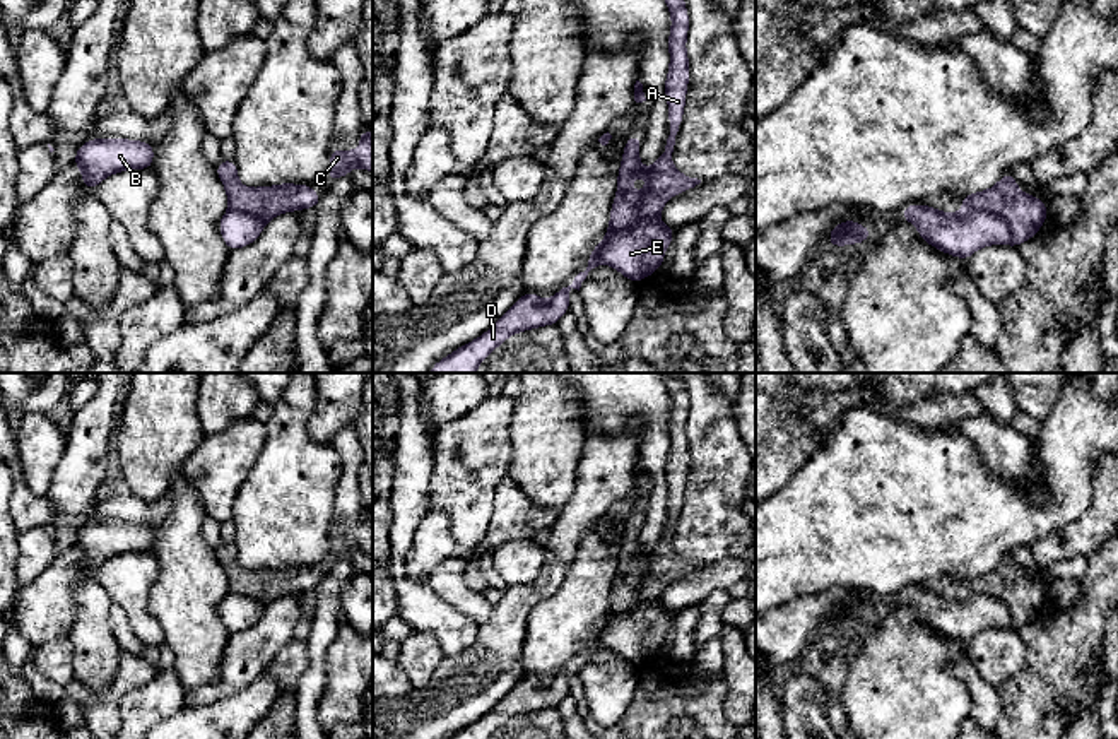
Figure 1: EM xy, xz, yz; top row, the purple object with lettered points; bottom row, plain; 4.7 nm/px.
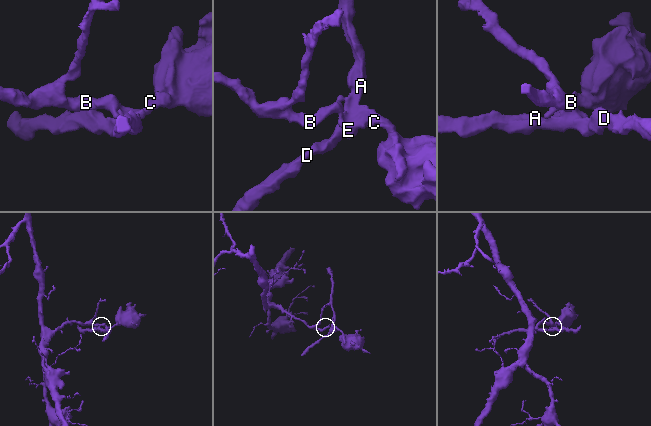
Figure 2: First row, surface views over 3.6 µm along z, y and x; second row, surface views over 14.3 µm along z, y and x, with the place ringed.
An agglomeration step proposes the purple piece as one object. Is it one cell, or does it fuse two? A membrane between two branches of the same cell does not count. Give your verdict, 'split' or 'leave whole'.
split

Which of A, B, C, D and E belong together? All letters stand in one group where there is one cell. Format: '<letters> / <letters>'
A D / B C E

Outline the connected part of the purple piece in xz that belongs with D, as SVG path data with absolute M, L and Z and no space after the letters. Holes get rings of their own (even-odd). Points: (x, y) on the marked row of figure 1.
M684 0L665 2L672 15L672 29L668 34L670 67L665 80L670 135L663 154L651 168L644 169L639 163L639 144L643 142L643 137L626 137L609 229L603 241L590 253L585 270L574 277L571 286L562 287L547 301L542 301L538 294L527 291L484 335L438 361L429 373L475 373L482 359L509 335L537 327L556 325L559 318L569 311L569 291L580 291L581 284L590 279L590 272L602 263L602 248L614 234L626 231L636 221L658 216L662 207L675 193L701 183L697 178L684 176L672 164L675 135L682 125L686 91L689 86L689 58L686 51L689 14ZM636 176L648 178L648 186L639 193L631 192L631 181Z

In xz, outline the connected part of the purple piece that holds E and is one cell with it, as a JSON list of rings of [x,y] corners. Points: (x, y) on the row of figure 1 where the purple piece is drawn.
[[[660,216],[636,221],[605,243],[600,258],[638,284],[660,270],[665,250],[675,233],[677,229],[662,224]]]

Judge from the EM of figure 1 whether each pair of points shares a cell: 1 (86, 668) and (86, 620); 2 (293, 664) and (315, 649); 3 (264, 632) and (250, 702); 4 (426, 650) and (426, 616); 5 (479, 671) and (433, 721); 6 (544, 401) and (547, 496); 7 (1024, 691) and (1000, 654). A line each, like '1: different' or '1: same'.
1: same
2: different
3: different
4: different
5: same
6: same
7: different

